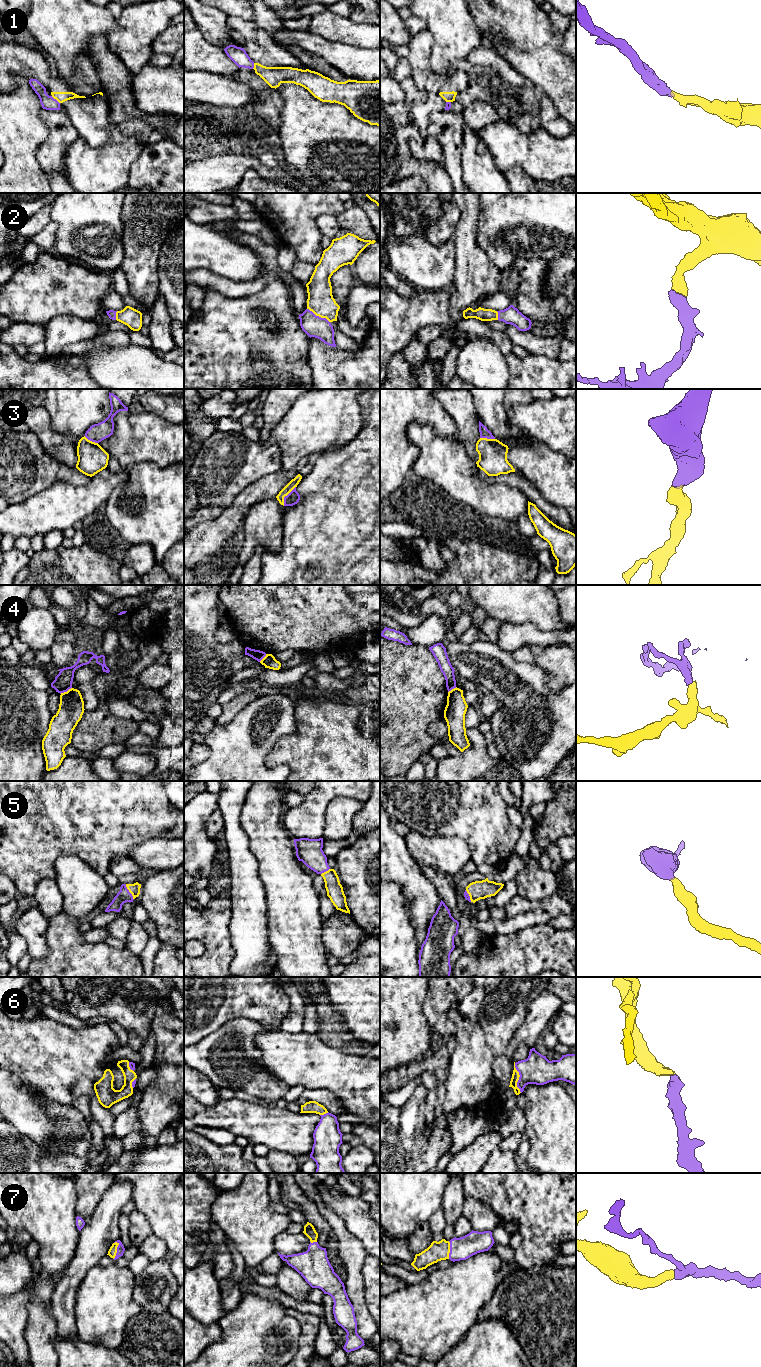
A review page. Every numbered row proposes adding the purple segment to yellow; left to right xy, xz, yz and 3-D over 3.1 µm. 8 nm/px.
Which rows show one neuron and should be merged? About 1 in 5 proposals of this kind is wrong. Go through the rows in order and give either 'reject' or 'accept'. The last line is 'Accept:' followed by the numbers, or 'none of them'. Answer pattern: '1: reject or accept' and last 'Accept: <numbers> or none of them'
1: reject
2: accept
3: accept
4: reject
5: accept
6: accept
7: accept
Accept: 2, 3, 5, 6, 7

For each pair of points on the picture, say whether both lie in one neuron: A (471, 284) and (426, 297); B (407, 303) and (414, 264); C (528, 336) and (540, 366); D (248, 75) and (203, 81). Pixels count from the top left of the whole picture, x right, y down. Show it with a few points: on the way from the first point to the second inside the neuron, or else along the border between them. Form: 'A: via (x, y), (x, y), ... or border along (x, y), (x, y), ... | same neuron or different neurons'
A: border along (451, 290), (449, 298), (450, 314) | different neurons
B: border along (414, 288), (438, 289) | different neurons
C: border along (529, 352), (557, 359) | different neurons
D: border along (231, 77), (246, 82), (252, 87) | different neurons

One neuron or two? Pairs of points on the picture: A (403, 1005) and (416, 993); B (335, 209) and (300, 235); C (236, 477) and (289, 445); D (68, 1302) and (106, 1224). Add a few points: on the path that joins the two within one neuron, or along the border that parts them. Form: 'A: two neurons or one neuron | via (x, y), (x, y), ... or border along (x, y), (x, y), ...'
A: one neuron | via (406, 1002), (413, 995)
B: one neuron | via (324, 209), (318, 209), (303, 224)
C: two neurons | border along (261, 441), (264, 445), (277, 446), (282, 468)
D: one neuron | via (70, 1283), (72, 1276), (94, 1243)

